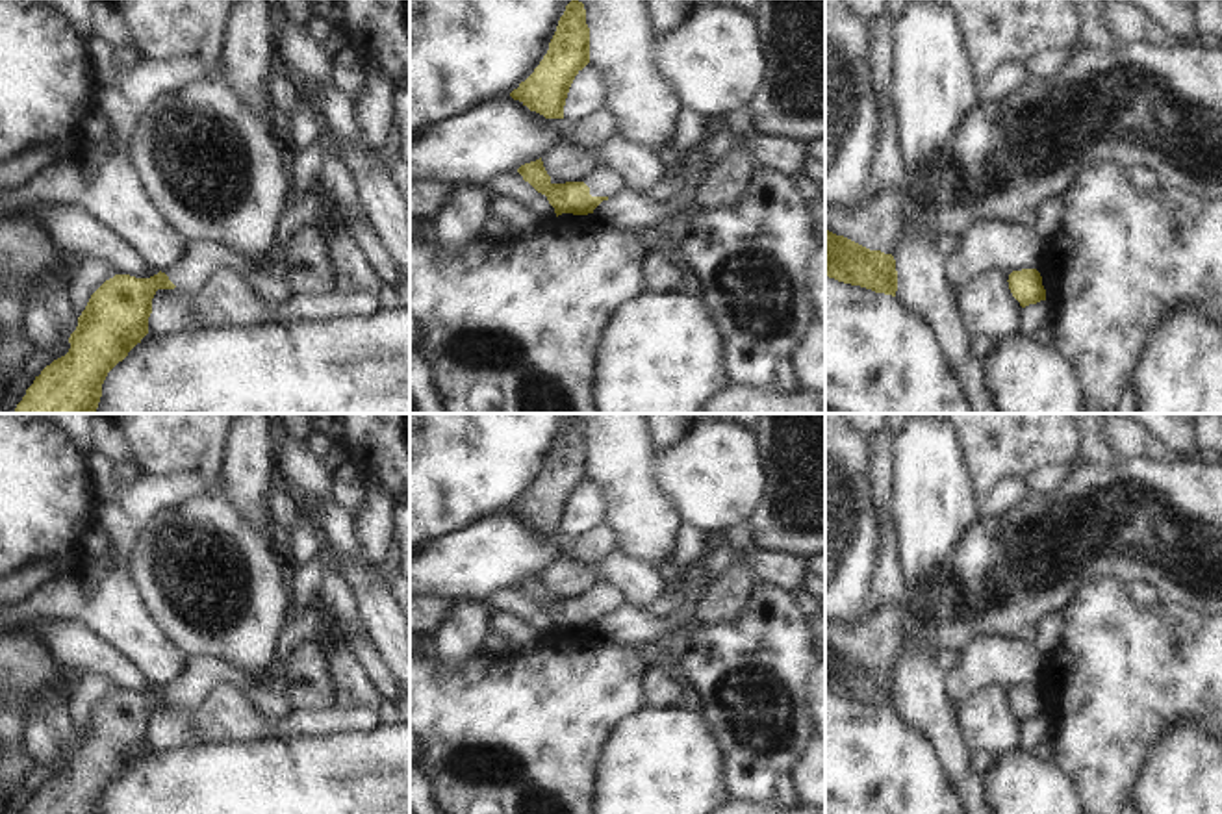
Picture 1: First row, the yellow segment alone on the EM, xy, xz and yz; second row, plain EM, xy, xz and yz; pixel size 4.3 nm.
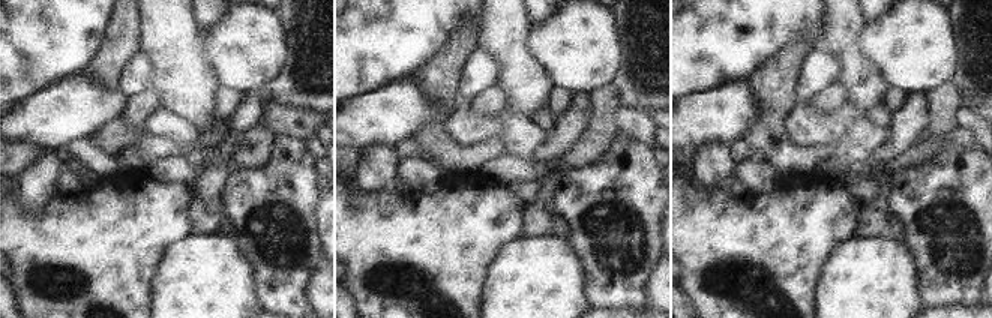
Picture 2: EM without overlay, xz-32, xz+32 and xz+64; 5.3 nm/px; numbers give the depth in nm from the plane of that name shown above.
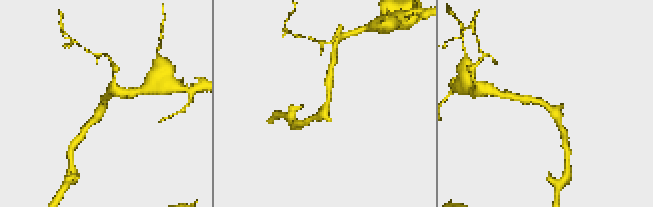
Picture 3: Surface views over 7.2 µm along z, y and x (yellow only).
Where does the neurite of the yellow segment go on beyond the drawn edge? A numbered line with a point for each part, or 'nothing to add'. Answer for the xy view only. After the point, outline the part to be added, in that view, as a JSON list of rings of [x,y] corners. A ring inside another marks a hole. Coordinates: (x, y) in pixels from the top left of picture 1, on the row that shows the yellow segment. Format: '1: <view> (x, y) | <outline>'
1: xy (203, 258) | [[[189,241],[185,256],[165,274],[176,286],[174,291],[198,293],[219,267],[230,267],[243,276],[267,269],[263,261],[232,252],[213,241]]]

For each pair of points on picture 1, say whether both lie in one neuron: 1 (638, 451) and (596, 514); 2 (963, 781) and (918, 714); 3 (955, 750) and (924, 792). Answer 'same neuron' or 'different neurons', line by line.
1: different neurons
2: same neuron
3: different neurons

